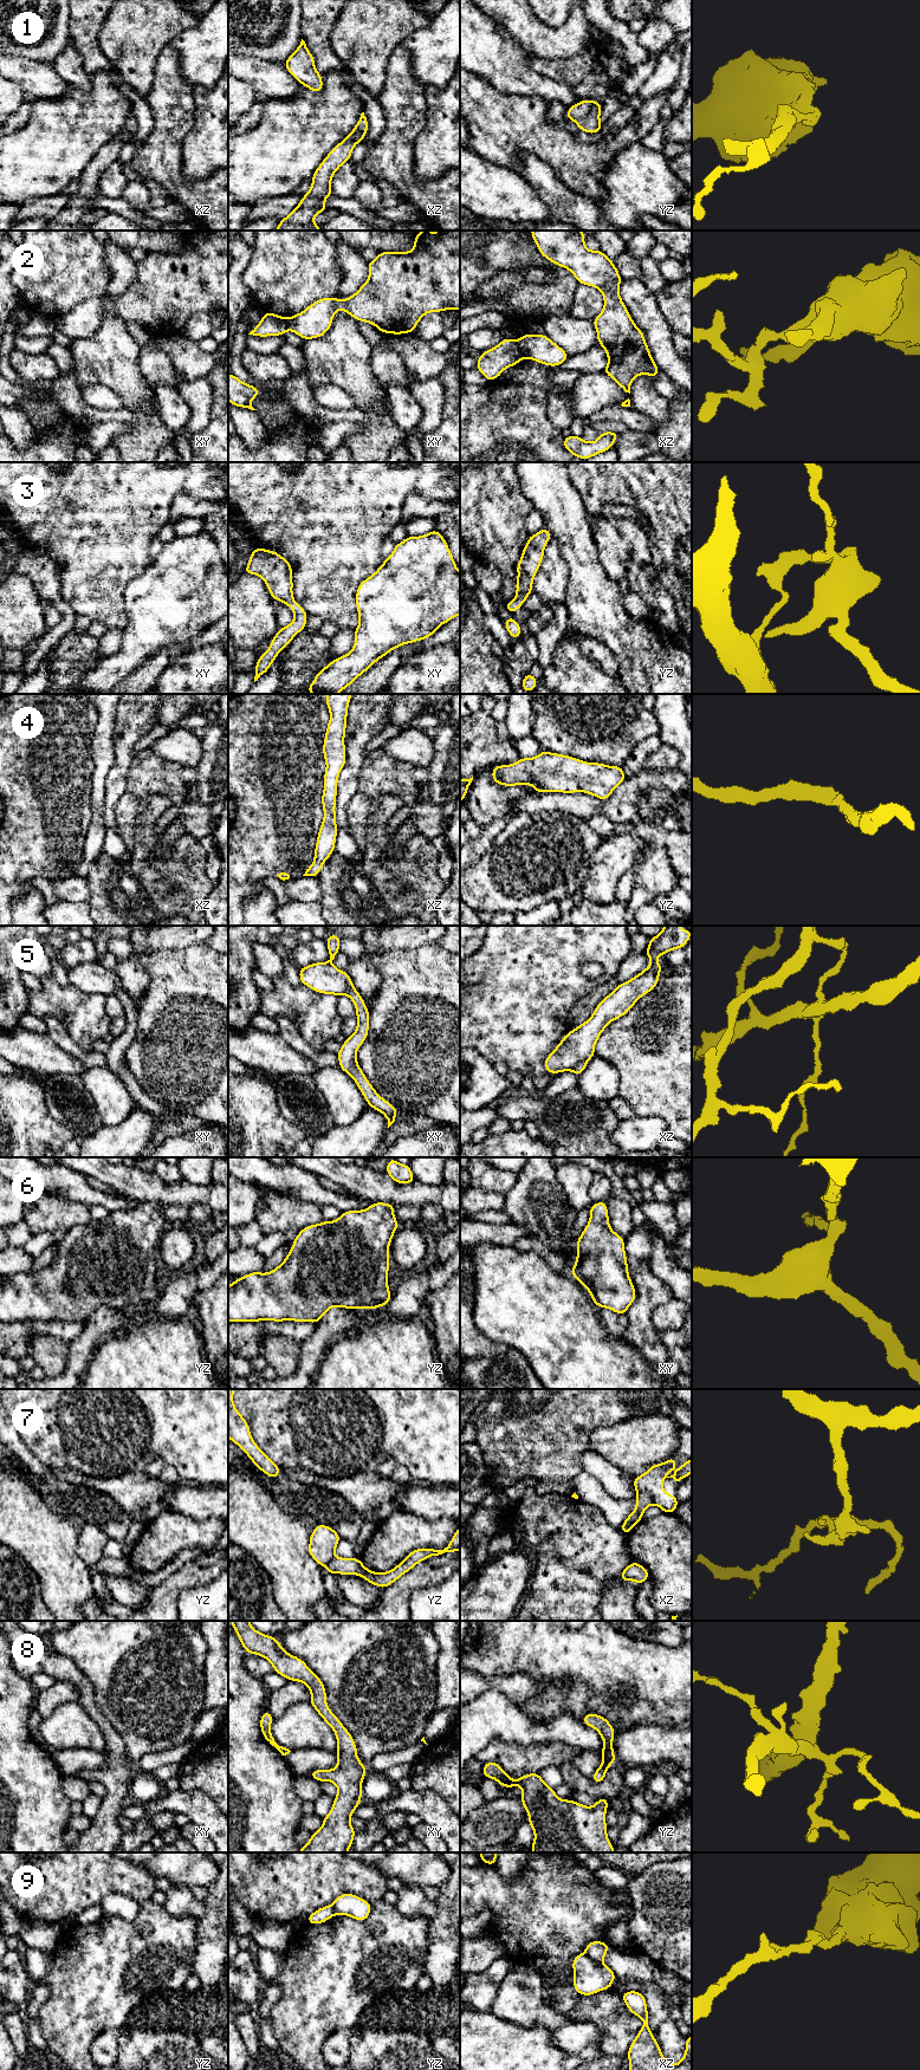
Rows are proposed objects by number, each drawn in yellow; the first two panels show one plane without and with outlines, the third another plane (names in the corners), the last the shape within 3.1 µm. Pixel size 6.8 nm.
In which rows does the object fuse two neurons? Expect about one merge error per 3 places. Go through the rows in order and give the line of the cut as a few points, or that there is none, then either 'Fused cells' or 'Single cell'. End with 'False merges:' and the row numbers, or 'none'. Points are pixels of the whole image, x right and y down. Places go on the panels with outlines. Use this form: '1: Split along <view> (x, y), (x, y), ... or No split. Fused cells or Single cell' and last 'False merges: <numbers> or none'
1: No split. Single cell
2: Split along xz (516, 341), (519, 350), (525, 356). Fused cells
3: Split along xy (293, 601), (289, 605). Fused cells
4: No split. Single cell
5: Split along xz (587, 1059), (576, 1063), (570, 1069). Fused cells
6: No split. Single cell
7: Split along xz (637, 1492), (647, 1492), (653, 1504). Fused cells
8: No split. Single cell
9: Split along xz (584, 1952), (598, 1963). Fused cells
False merges: 2, 3, 5, 7, 9

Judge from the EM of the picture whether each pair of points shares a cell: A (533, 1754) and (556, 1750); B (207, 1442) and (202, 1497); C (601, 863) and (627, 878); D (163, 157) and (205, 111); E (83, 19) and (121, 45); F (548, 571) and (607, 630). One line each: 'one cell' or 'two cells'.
A: one cell
B: two cells
C: two cells
D: two cells
E: two cells
F: two cells

